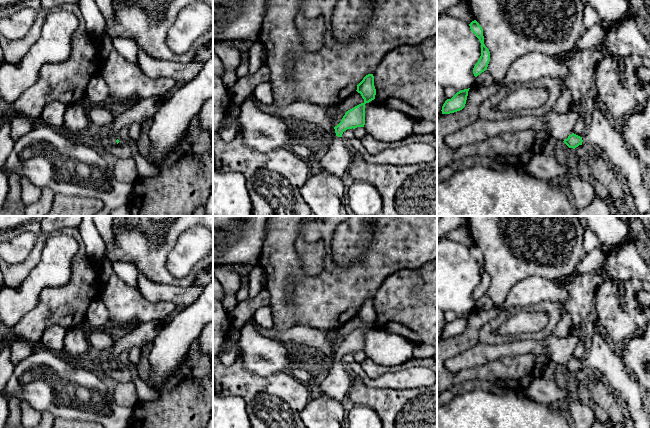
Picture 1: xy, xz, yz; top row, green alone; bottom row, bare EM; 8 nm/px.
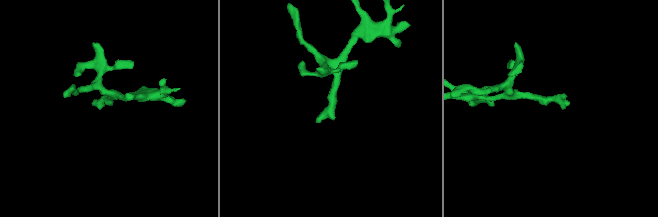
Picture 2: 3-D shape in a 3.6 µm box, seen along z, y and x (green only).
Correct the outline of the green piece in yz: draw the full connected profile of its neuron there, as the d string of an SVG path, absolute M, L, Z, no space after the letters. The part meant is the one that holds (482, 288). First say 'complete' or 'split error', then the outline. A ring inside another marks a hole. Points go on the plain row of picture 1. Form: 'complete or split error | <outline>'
complete | M474 244L469 248L469 250L471 255L476 259L476 261L479 263L481 267L481 280L473 292L473 298L475 301L477 301L482 296L487 294L490 285L490 276L484 268L483 253L479 249L479 247L476 244Z

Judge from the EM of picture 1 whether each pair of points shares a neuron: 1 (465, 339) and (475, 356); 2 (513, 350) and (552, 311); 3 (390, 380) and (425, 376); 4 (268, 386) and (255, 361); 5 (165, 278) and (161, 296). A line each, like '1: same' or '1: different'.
1: different
2: different
3: same
4: different
5: different

